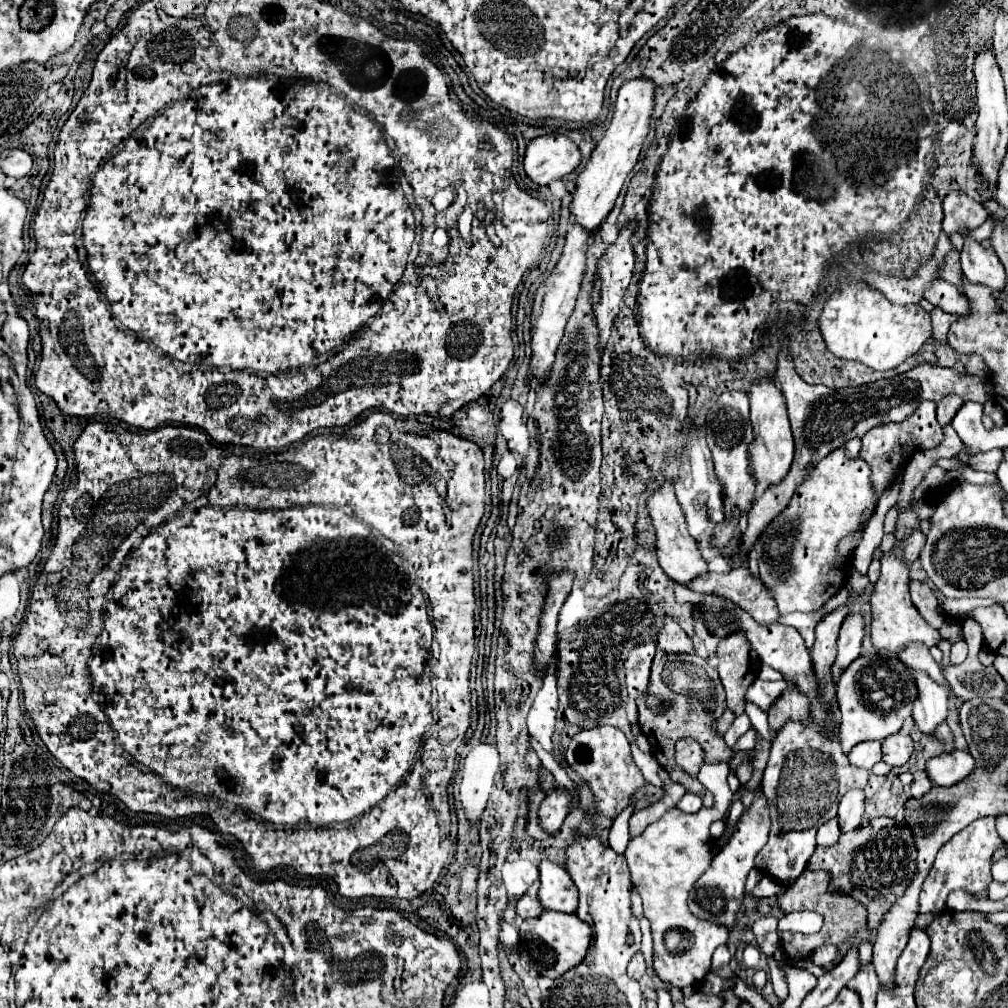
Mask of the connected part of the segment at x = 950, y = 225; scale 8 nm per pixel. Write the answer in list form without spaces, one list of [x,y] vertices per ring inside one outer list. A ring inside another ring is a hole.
[[[953,191],[943,199],[943,231],[947,235],[957,233],[959,227],[975,229],[983,225],[987,211],[981,203],[973,201],[967,193]]]

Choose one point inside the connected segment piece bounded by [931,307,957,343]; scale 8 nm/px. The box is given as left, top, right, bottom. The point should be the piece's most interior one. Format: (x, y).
(941, 320)

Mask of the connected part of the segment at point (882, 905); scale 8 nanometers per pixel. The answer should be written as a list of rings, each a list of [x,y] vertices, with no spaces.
[[[877,817],[853,833],[843,833],[835,845],[817,847],[815,855],[809,859],[809,869],[831,871],[831,883],[835,883],[839,891],[855,895],[855,899],[859,899],[859,903],[863,903],[869,913],[869,929],[877,929],[879,921],[883,921],[883,915],[891,909],[891,903],[895,903],[895,899],[903,895],[903,887],[907,887],[915,871],[915,845],[911,843],[911,831],[907,831],[907,825],[903,821],[897,823],[891,817]]]

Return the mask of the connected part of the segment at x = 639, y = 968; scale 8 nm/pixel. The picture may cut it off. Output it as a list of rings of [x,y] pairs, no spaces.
[[[637,953],[629,963],[629,975],[633,979],[641,979],[645,975],[645,971],[647,971],[647,965],[645,965],[645,959],[643,959],[643,953]]]

